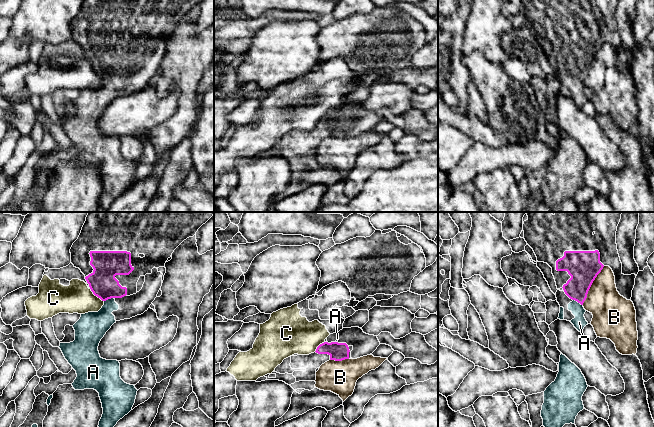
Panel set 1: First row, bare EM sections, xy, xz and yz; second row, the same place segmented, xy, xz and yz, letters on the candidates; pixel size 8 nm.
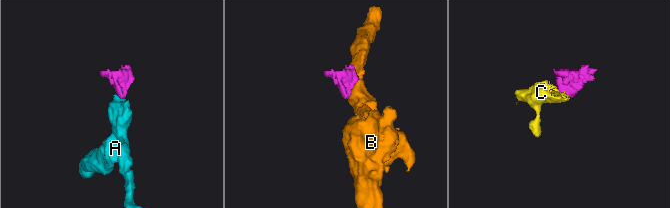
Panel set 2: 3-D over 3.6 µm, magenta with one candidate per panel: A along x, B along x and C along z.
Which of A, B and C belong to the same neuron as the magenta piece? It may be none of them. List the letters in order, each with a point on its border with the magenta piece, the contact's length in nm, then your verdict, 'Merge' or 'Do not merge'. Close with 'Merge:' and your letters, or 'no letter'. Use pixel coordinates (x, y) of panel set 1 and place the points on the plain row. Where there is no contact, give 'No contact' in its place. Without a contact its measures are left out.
A: Touches magenta at xy (108, 74). Shared border 90 nm. Merge
B: Touches magenta at yz (591, 60). Shared border 360 nm. Do not merge
C: Touches magenta at xy (96, 71). Shared border 160 nm. Do not merge
Merge: A

